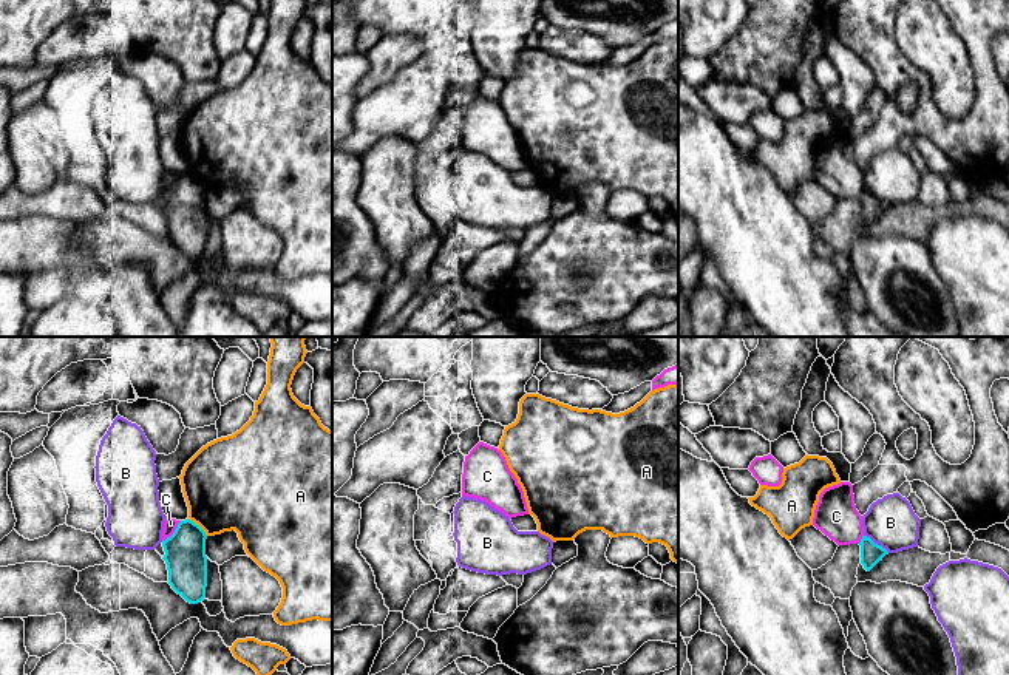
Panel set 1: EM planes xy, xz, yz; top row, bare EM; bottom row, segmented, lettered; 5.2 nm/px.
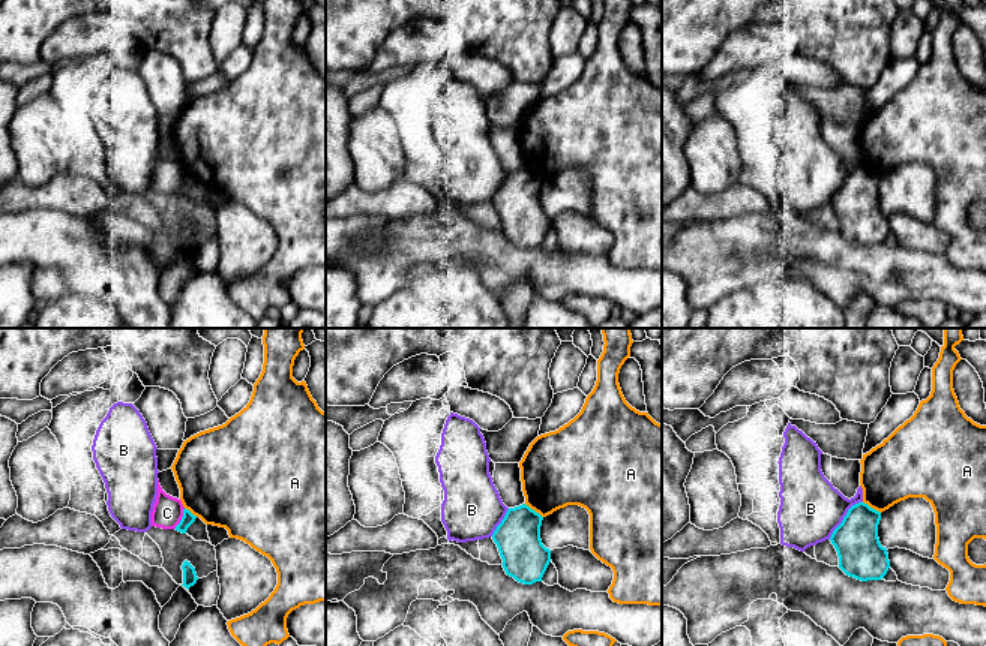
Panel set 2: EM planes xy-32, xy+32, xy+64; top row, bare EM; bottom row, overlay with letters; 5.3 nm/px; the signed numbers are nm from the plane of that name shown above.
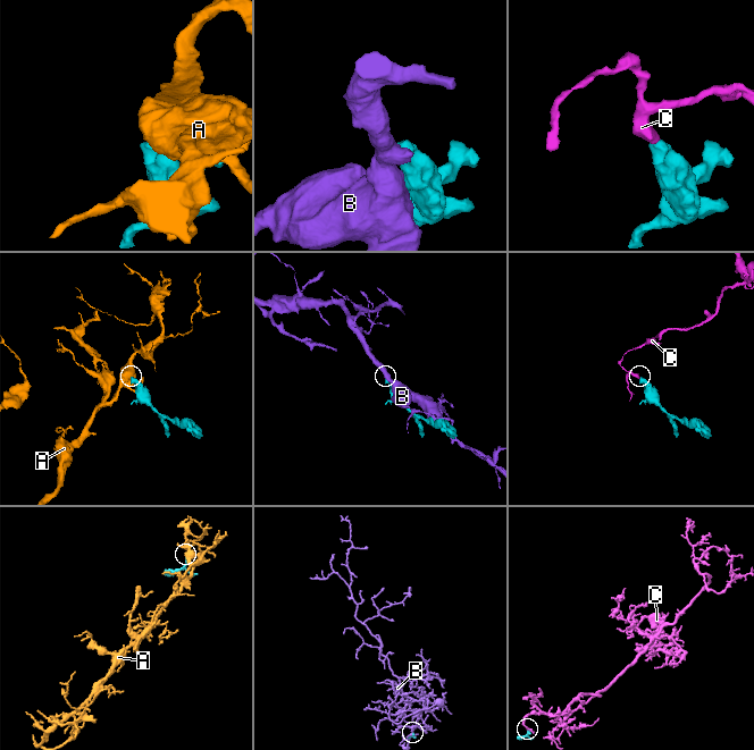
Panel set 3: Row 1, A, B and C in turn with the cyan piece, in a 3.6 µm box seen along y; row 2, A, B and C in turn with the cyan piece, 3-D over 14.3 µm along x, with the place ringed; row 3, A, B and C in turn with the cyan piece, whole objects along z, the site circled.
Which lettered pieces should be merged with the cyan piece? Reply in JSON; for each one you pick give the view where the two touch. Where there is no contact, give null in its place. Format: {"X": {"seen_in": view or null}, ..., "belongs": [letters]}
{"belongs": []}

